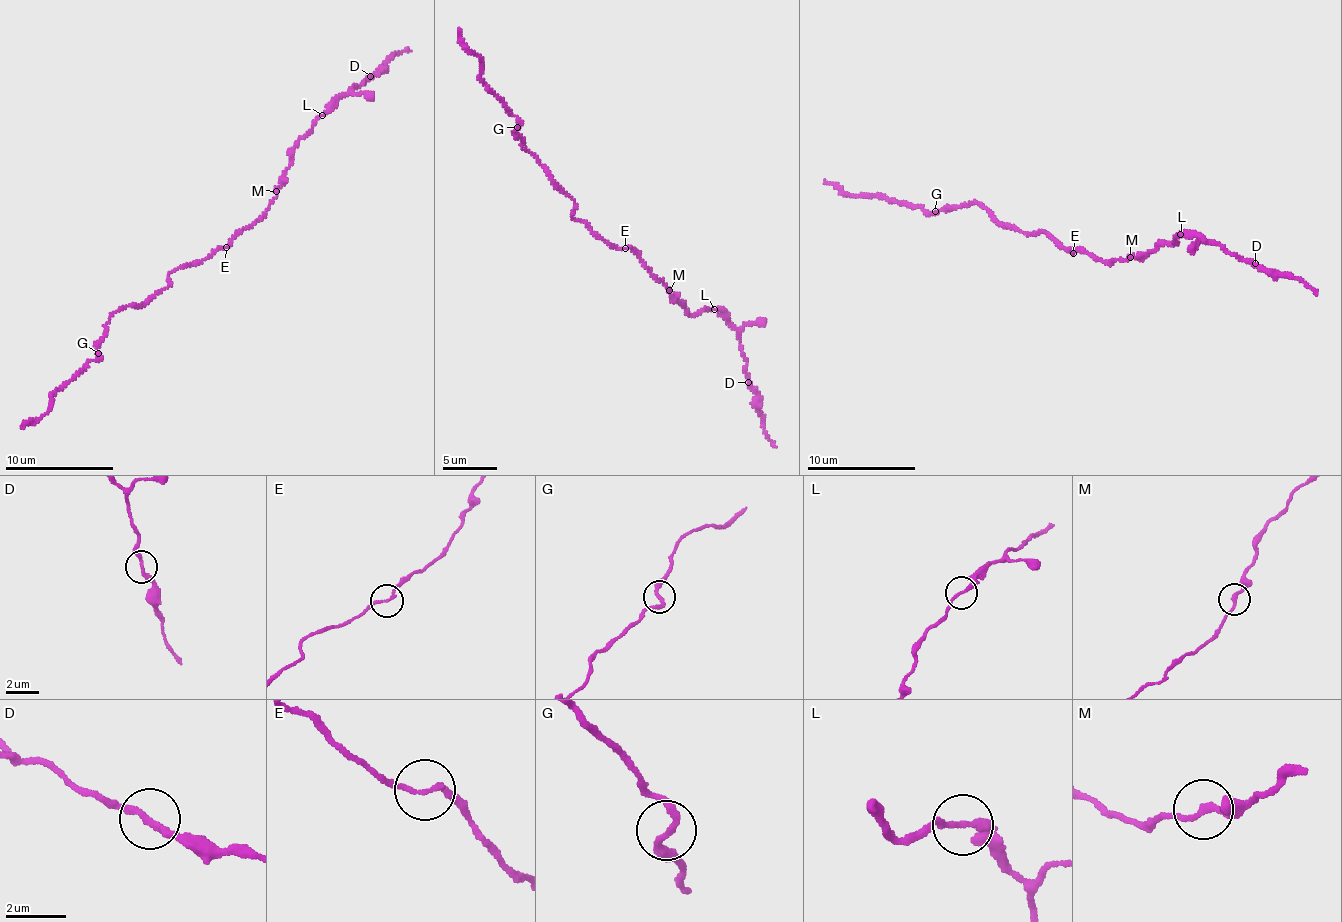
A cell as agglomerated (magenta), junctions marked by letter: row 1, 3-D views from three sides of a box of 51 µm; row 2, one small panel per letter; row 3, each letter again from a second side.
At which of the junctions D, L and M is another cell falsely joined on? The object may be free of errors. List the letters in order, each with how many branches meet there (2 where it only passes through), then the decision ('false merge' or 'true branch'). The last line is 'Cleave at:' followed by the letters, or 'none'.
D: 2 branches meet; true branch
L: 2 branches meet; true branch
M: 2 branches meet; true branch
Cleave at: none

